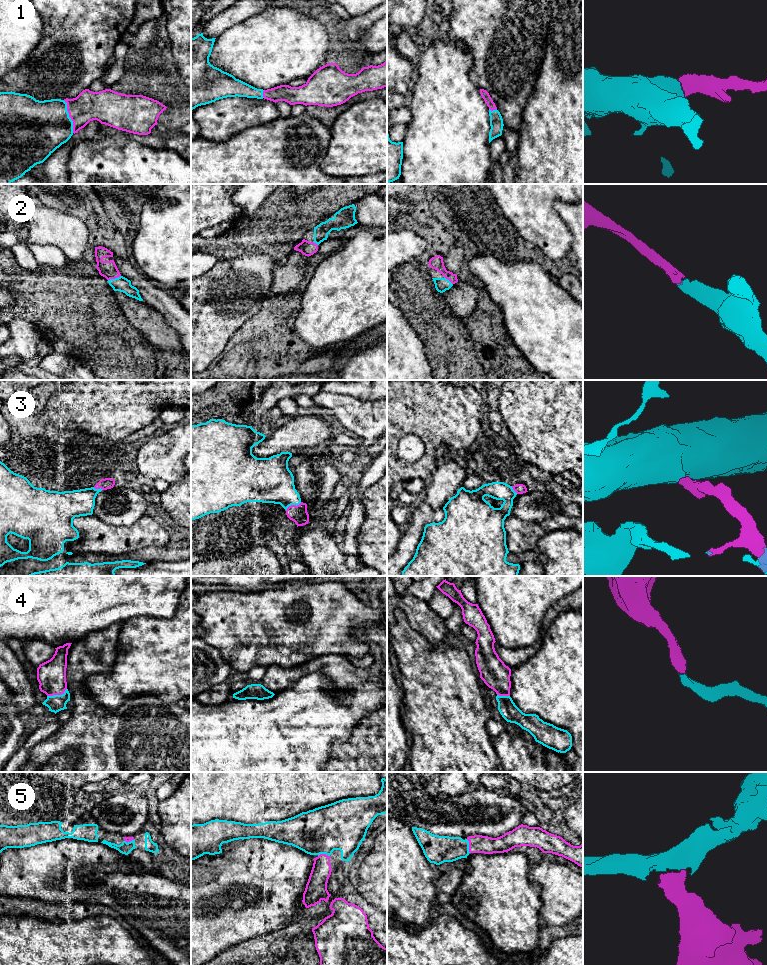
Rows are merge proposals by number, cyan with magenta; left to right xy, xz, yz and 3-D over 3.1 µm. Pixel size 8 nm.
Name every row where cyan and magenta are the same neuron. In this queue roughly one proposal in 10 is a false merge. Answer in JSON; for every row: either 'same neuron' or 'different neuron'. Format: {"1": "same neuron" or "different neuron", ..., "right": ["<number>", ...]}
{"1": "same neuron", "2": "same neuron", "3": "same neuron", "4": "same neuron", "5": "same neuron", "right": ["1", "2", "3", "4", "5"]}

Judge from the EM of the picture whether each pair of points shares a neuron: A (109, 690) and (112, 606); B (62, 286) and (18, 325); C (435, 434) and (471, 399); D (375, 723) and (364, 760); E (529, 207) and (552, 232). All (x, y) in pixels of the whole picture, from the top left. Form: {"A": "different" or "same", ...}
{"A": "different", "B": "different", "C": "same", "D": "same", "E": "same"}

